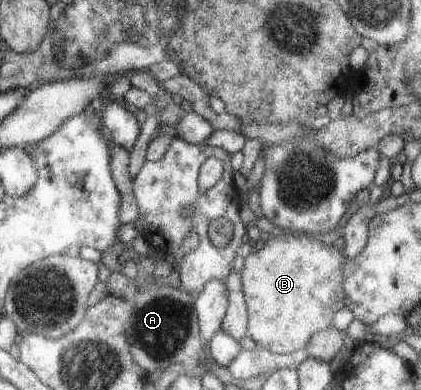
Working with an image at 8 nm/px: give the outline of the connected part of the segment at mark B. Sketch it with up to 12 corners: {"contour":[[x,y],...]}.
{"contour":[[282,232],[240,271],[246,336],[293,353],[343,308],[338,244]]}

